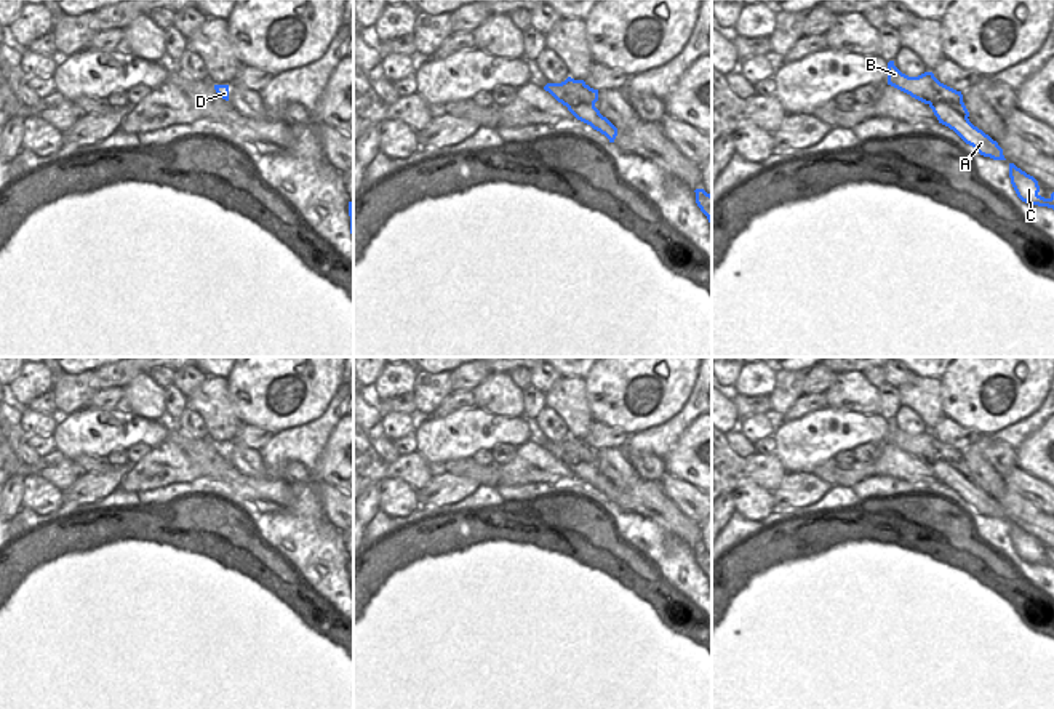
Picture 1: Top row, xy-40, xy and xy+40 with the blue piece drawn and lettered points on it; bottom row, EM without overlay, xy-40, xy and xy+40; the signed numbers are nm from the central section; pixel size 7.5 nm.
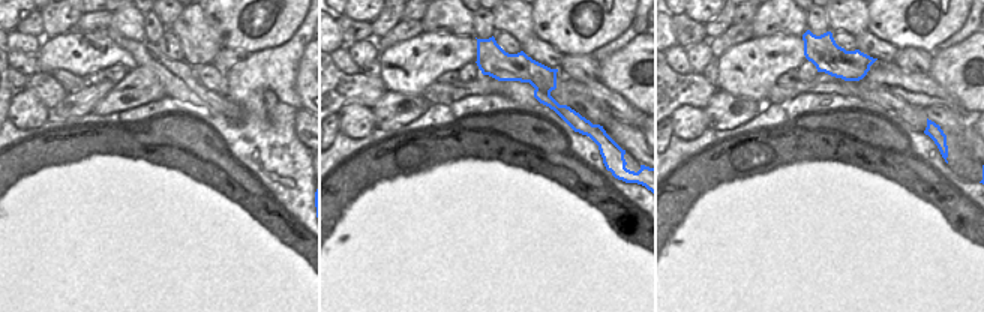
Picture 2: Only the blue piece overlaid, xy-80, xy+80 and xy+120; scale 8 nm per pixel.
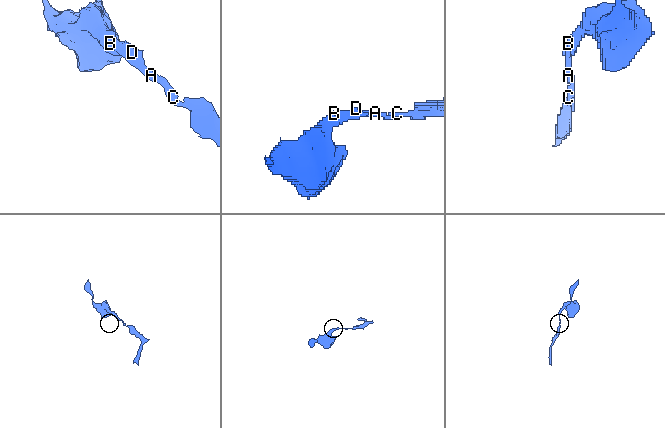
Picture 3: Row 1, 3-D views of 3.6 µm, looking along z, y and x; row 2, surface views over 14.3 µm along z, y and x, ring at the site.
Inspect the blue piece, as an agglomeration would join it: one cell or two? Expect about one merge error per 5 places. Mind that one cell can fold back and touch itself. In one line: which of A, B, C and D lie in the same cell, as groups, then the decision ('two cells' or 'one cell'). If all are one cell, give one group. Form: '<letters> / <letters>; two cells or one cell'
A B C D; one cell

